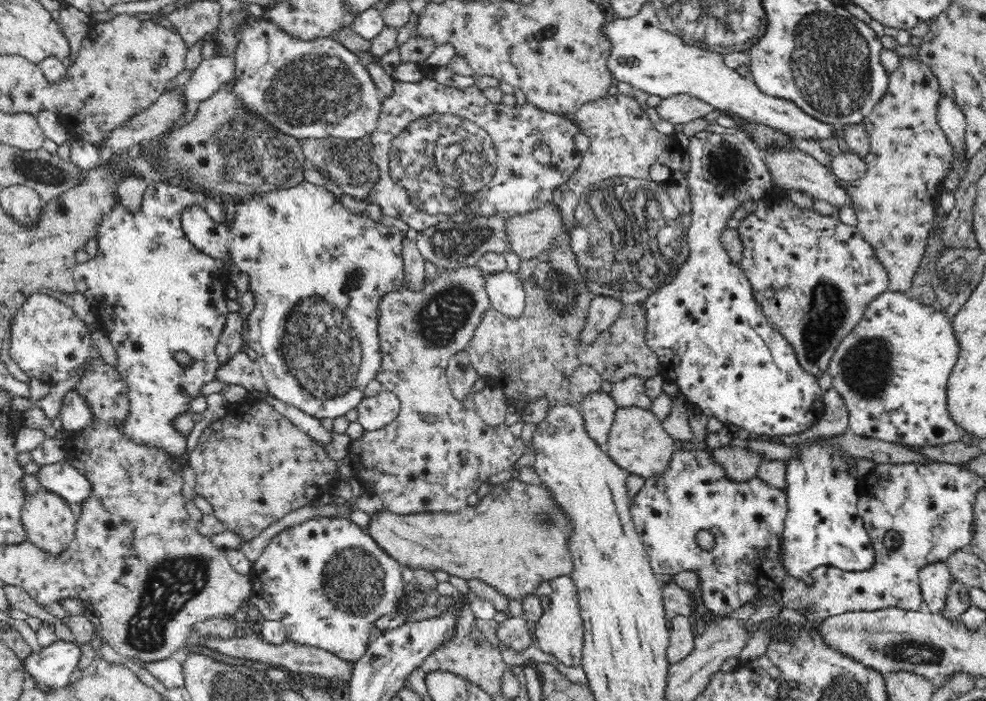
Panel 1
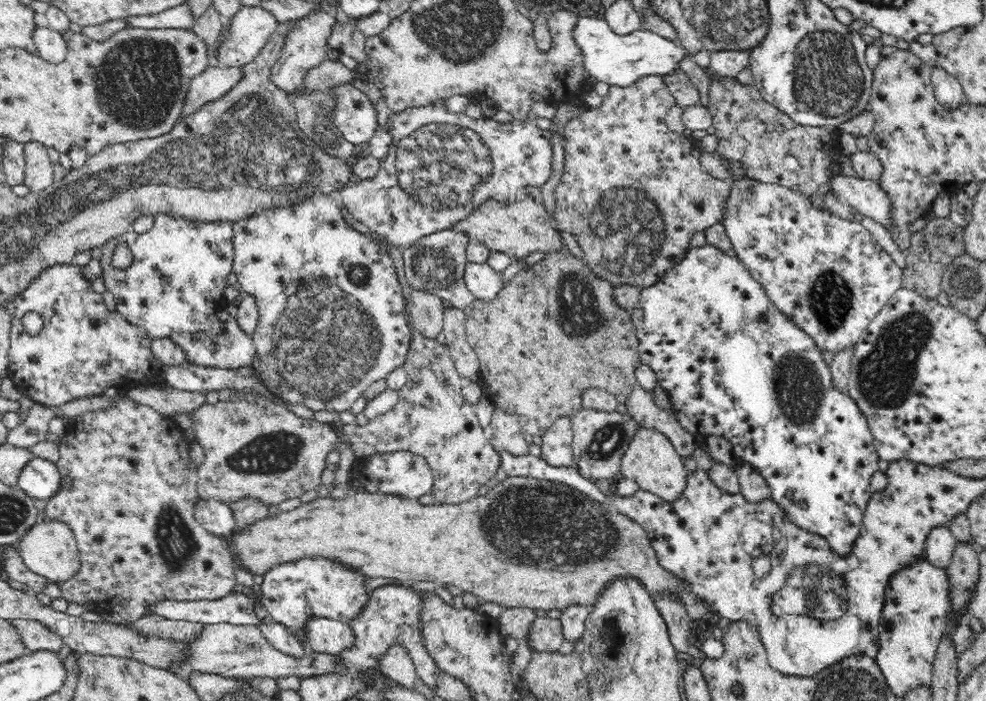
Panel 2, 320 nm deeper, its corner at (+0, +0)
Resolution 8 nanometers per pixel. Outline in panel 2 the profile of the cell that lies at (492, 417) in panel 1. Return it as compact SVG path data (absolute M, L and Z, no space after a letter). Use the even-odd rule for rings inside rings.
M495 408L488 431L491 431L496 444L511 456L524 458L530 455L530 445L516 415Z

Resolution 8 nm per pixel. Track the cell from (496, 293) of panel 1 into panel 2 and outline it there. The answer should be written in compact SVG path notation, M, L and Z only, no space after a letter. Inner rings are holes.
M468 262L464 266L464 282L468 290L479 300L494 298L503 286L502 274L496 272L487 262Z

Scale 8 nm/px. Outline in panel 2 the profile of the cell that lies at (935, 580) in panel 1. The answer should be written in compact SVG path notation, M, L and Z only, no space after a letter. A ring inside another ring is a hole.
M936 526L926 538L925 558L938 568L946 568L950 564L956 543L957 538L949 526Z

